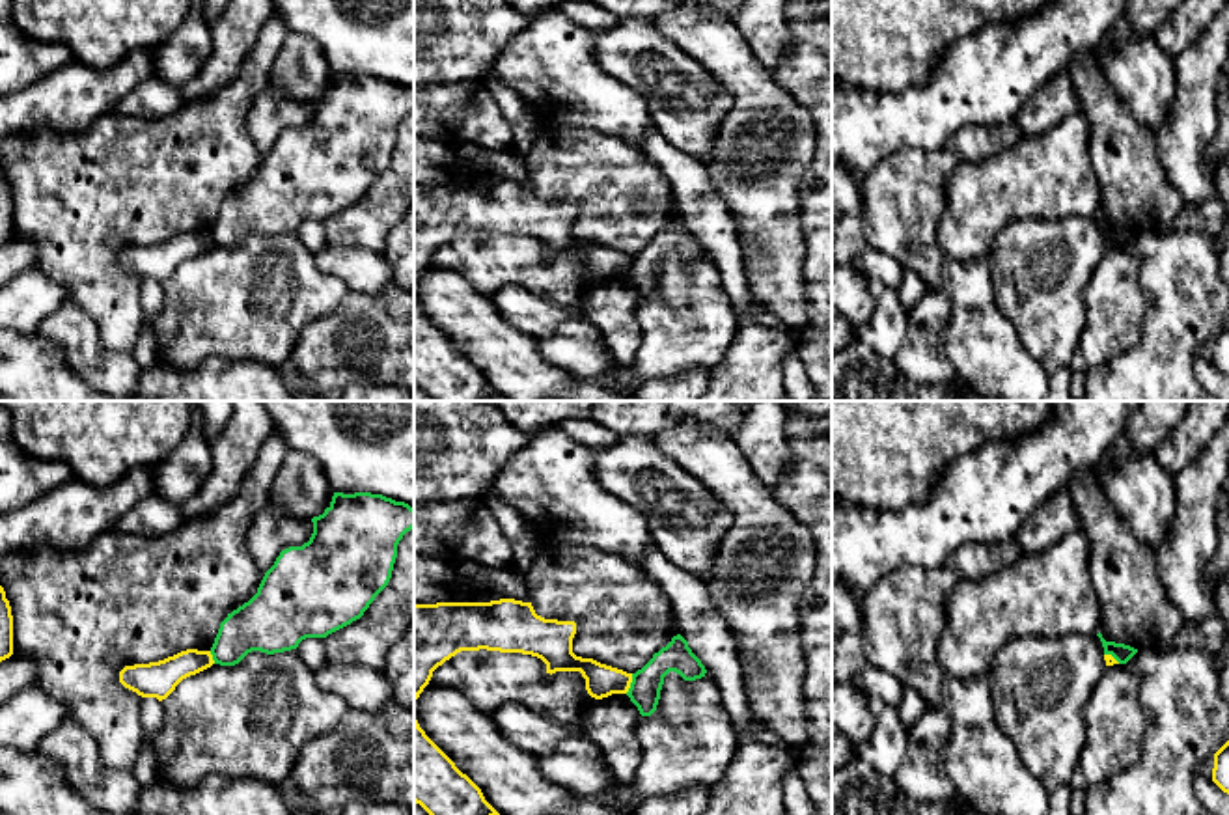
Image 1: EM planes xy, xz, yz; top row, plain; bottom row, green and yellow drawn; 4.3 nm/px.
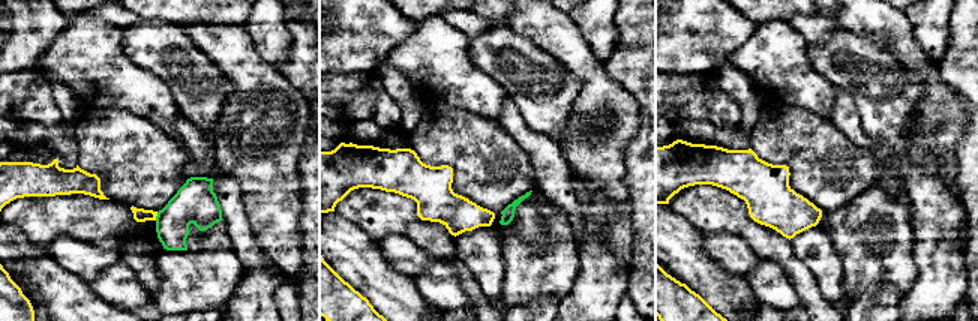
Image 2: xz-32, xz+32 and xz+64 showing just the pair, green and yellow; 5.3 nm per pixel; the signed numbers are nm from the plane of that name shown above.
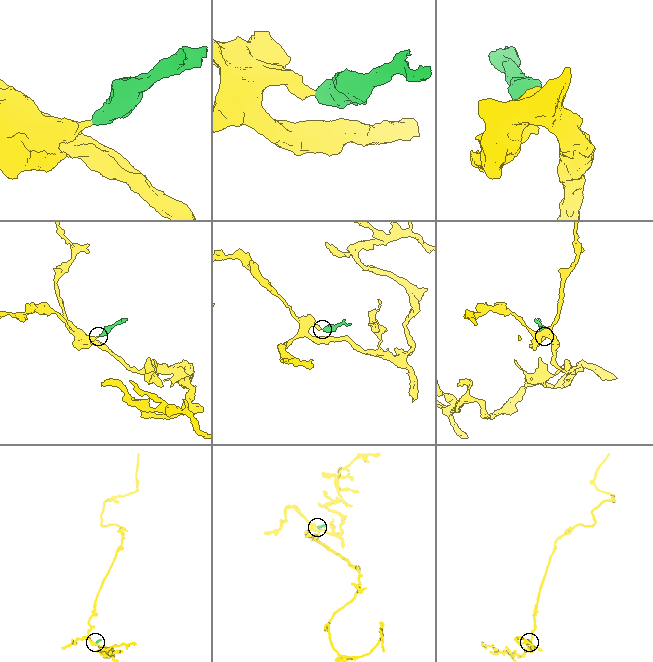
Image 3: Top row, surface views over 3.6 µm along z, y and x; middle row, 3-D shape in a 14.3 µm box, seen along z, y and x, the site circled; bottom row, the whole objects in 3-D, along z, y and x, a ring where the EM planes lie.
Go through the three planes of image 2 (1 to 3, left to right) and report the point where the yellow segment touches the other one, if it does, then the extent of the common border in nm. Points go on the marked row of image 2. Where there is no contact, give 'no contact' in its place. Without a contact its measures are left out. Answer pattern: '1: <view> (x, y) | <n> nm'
1: xz-32 (156, 216) | 50 nm
2: no contact
3: no contact

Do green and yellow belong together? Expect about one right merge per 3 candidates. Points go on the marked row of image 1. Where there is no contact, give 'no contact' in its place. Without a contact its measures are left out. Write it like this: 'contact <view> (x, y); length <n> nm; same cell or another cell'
contact xz (631, 683); length 90 nm; another cell

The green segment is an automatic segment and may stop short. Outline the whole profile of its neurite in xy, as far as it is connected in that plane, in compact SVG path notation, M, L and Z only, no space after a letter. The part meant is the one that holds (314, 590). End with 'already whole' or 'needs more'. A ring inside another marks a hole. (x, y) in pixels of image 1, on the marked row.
M334 492L323 515L313 517L313 533L302 546L289 546L280 552L274 565L265 573L257 593L228 614L220 623L211 647L214 664L235 666L248 653L267 655L297 649L306 638L326 638L328 634L360 619L375 597L388 586L397 558L397 545L414 528L414 509L405 502L395 502L382 494Z | already whole

